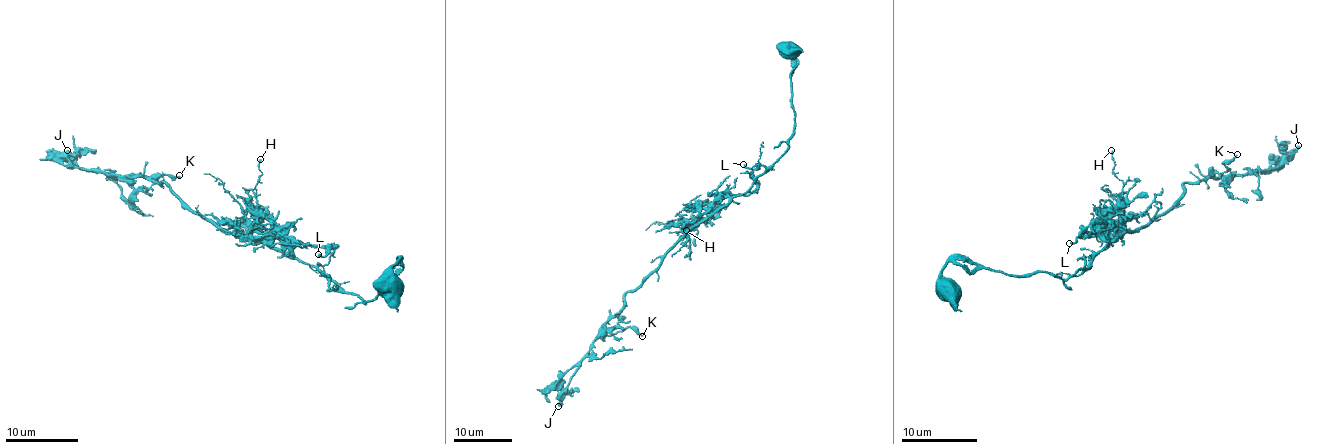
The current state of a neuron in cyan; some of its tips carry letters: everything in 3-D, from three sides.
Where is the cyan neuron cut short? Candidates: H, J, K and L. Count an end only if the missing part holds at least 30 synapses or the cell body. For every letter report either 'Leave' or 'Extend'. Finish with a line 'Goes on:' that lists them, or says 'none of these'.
H: Leave
J: Leave
K: Leave
L: Leave
Goes on: none of these

